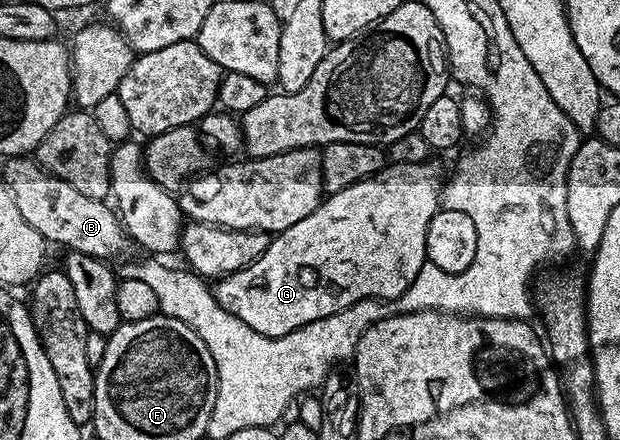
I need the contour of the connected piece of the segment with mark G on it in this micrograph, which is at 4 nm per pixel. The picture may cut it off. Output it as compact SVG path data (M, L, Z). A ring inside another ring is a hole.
M389 164L372 178L364 178L351 184L351 188L343 188L343 192L328 195L311 216L303 216L299 224L291 224L291 228L270 237L267 252L263 252L259 260L216 279L213 299L231 312L231 316L239 316L247 328L278 338L315 320L323 320L323 316L343 312L343 308L351 308L351 304L364 298L399 297L407 292L411 280L419 276L422 259L416 258L416 254L419 254L422 232L439 209L439 194L435 186L433 190L433 174L429 168L425 164Z

